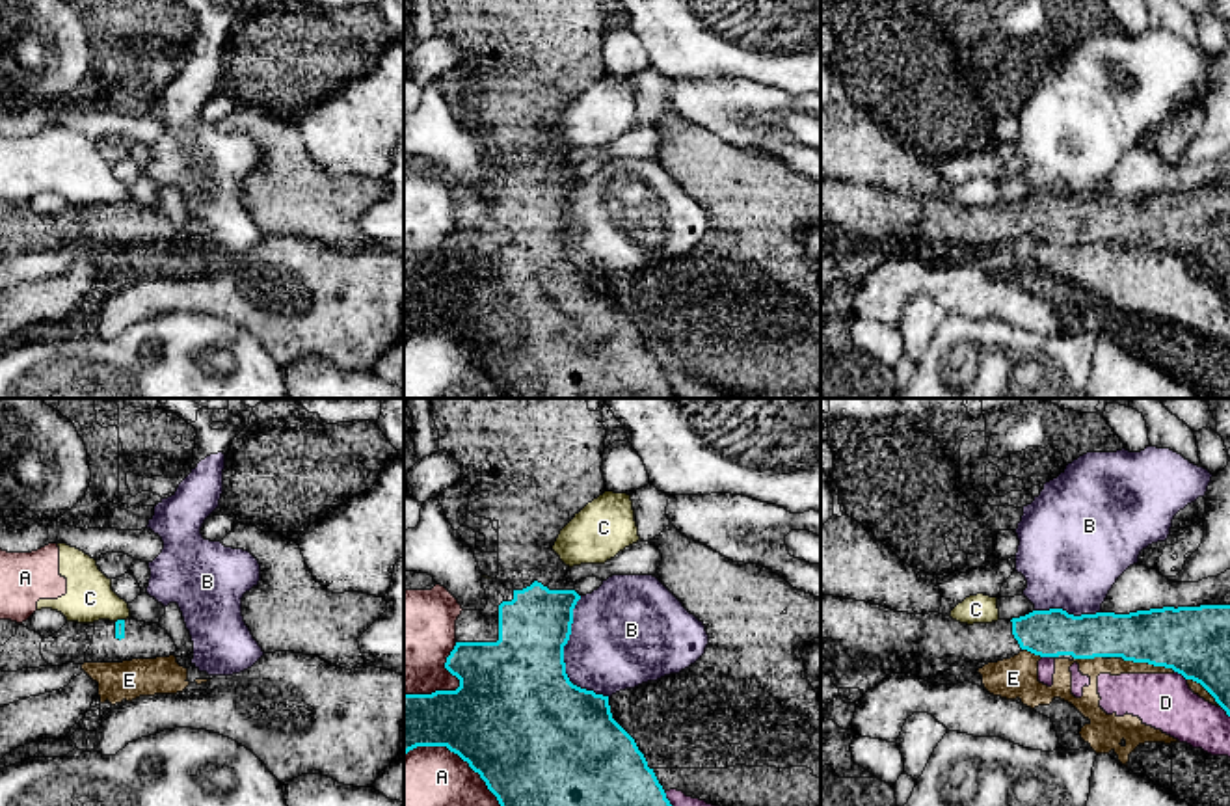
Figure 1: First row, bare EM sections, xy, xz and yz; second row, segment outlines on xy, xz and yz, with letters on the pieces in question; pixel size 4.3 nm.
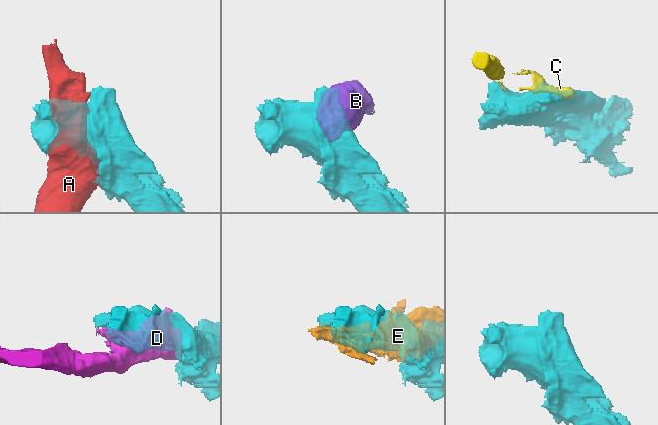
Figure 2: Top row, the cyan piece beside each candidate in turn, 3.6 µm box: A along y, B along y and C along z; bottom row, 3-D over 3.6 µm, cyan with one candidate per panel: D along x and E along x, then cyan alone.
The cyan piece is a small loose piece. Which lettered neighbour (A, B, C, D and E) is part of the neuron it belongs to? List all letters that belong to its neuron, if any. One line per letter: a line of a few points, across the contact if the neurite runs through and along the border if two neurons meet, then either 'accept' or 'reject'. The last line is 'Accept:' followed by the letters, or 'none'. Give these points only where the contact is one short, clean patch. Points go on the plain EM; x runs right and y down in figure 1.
A: reject
B: xz (581, 179), (564, 229), (564, 255), (574, 267), (609, 280) | reject
C: reject
D: reject
E: reject
Accept: none

